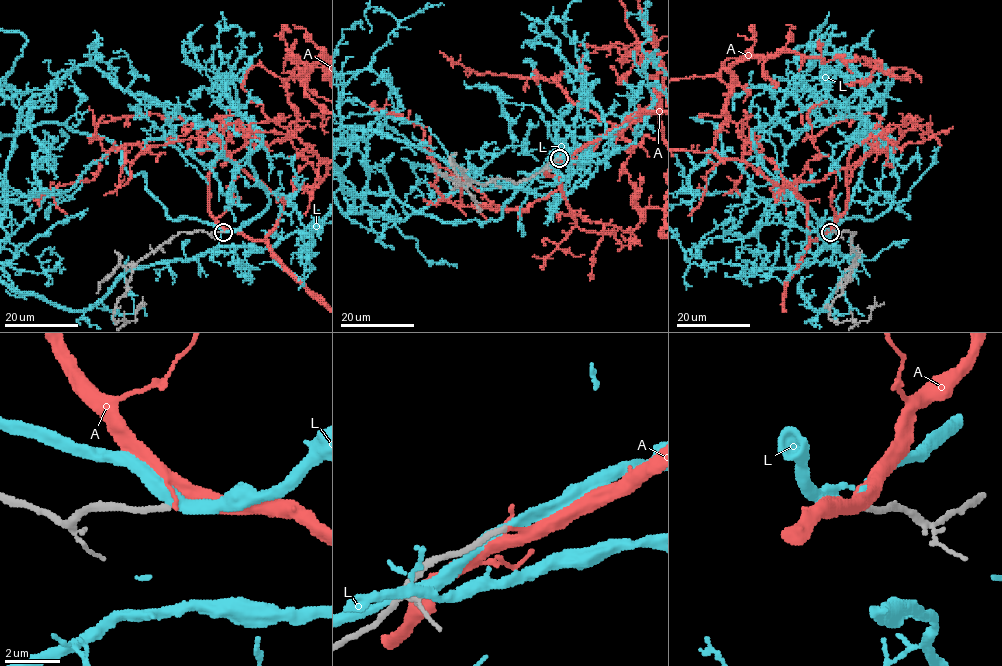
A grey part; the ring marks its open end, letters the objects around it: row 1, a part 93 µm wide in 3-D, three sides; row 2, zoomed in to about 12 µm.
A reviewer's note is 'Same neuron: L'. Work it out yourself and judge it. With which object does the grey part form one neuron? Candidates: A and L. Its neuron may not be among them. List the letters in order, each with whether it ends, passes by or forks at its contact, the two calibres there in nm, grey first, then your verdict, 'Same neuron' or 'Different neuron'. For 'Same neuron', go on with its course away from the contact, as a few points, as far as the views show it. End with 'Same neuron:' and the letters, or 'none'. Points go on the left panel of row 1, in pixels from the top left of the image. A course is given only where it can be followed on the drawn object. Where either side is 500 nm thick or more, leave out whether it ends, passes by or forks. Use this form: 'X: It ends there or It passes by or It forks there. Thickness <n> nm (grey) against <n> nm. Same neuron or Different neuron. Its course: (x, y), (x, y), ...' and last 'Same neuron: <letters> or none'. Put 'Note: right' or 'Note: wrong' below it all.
A: It passes by. Thickness 220 nm (grey) against 190 nm. Same neuron
L: It passes by. Thickness 240 nm (grey) against 360 nm. Different neuron
Same neuron: A
Note: wrong

